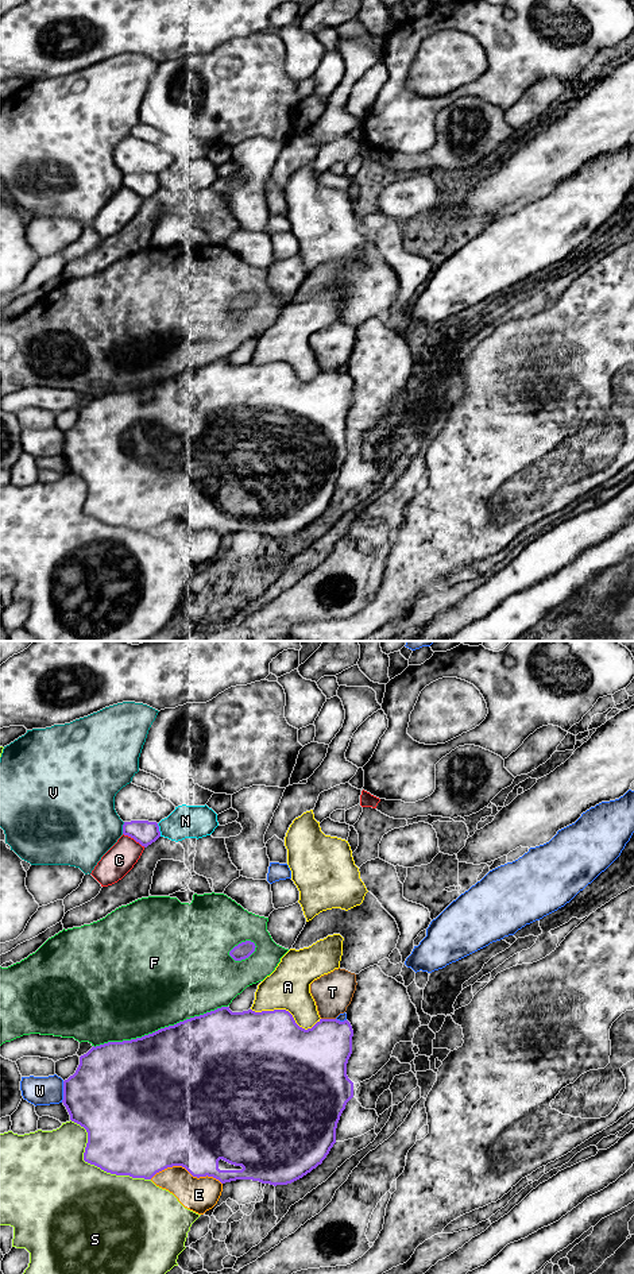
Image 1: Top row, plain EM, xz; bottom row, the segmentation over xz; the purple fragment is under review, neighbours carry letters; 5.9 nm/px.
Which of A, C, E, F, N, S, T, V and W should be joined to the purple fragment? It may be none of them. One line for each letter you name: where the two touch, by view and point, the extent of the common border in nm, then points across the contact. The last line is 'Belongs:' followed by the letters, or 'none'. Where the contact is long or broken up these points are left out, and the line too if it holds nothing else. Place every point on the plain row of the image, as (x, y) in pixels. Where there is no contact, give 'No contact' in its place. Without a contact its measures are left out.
Belongs: none

